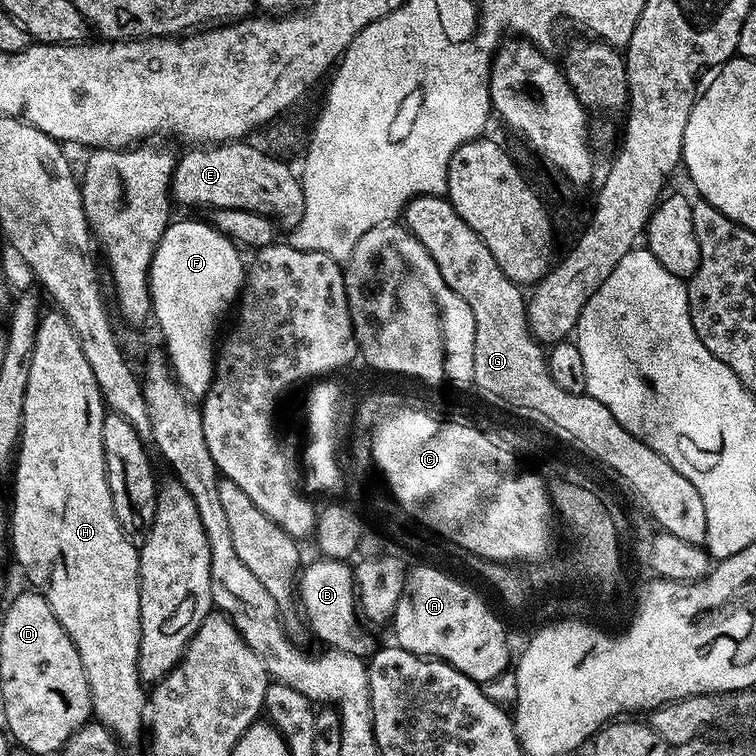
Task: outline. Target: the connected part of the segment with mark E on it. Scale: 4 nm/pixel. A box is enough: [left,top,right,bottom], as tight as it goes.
[172,142,304,230]

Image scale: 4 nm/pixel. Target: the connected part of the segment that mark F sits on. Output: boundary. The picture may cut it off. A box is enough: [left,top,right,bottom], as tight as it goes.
[148,220,246,398]

